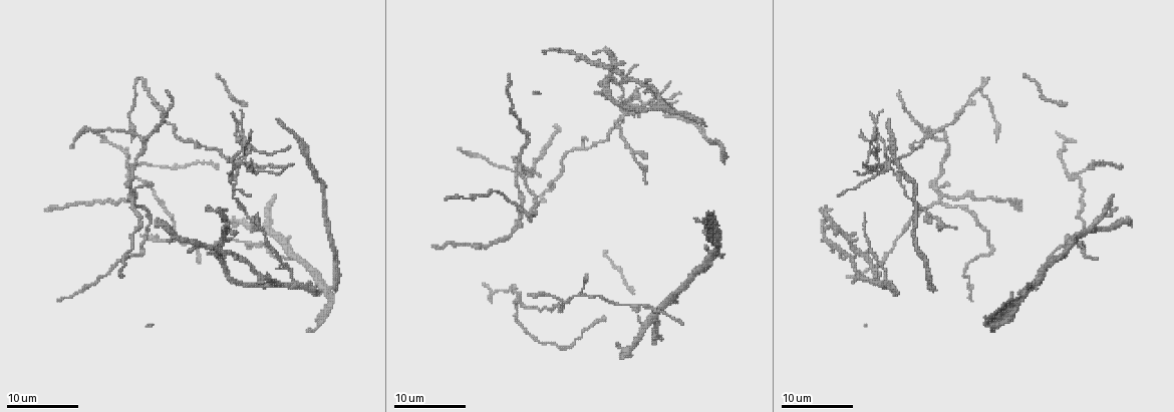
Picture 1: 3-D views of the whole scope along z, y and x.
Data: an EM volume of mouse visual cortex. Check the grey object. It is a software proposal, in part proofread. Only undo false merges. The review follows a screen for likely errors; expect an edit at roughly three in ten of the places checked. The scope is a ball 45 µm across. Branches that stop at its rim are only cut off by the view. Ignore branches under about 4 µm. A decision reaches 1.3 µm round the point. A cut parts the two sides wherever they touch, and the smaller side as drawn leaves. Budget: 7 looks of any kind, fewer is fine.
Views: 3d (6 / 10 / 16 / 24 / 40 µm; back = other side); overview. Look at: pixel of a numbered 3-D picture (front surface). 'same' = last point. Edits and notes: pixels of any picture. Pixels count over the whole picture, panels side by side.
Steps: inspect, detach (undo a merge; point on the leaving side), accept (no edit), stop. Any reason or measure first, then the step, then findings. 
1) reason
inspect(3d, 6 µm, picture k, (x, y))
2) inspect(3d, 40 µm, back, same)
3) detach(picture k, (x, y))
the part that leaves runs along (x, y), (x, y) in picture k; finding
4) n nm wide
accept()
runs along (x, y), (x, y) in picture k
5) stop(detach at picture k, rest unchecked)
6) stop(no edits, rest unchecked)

inspect(3d, 6 µm, picture 1, (263, 246))

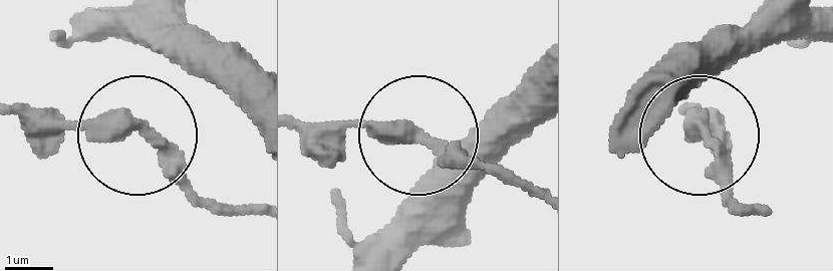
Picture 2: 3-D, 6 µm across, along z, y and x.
240 nm wide
accept()
runs along (299, 120), (394, 120), (499, 176) in picture 2; all the same neuron

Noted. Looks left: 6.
three arms meet
inspect(3d, 6 µm, picture 1, (943, 140))

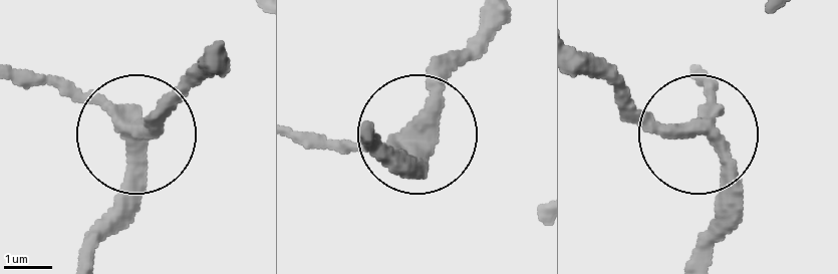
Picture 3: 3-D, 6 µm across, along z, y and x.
side arm 12 µm
accept()
one neuron here

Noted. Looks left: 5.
inspect(3d, 6 µm, picture 1, (128, 197))

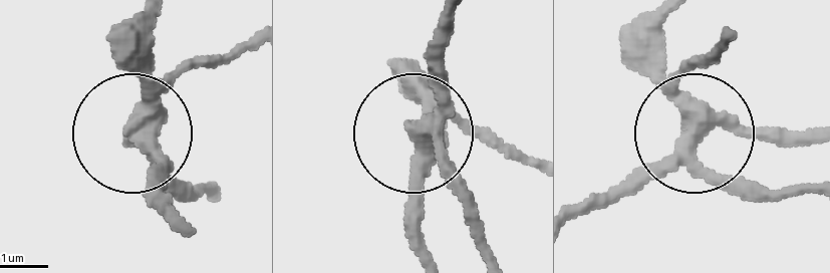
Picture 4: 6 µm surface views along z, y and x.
side arm 22 µm
accept()
one neuron here

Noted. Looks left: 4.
stop(no edits, rest unchecked)

